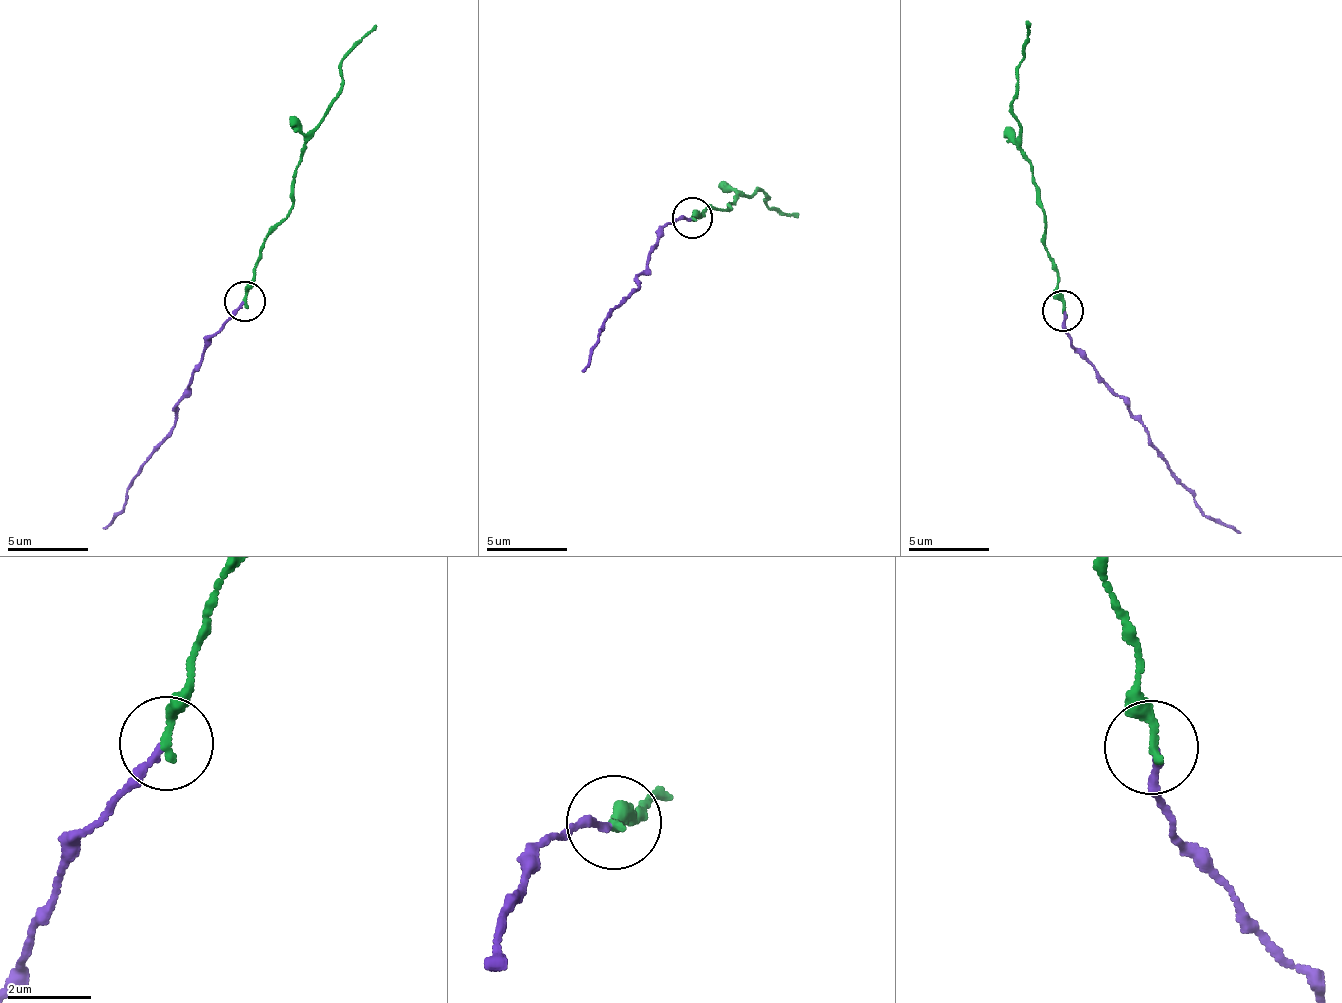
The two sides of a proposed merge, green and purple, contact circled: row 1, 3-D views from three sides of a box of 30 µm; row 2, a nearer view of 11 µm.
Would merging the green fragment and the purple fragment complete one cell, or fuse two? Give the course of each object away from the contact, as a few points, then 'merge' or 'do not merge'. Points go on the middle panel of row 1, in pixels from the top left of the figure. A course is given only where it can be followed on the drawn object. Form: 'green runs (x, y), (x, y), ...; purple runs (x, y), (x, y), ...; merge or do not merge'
green runs (691, 217), (710, 207), (728, 210), (739, 197), (757, 190), (768, 196), (765, 205), (799, 218); purple runs (691, 221), (677, 217), (662, 231), (640, 287), (600, 329), (582, 373); merge

